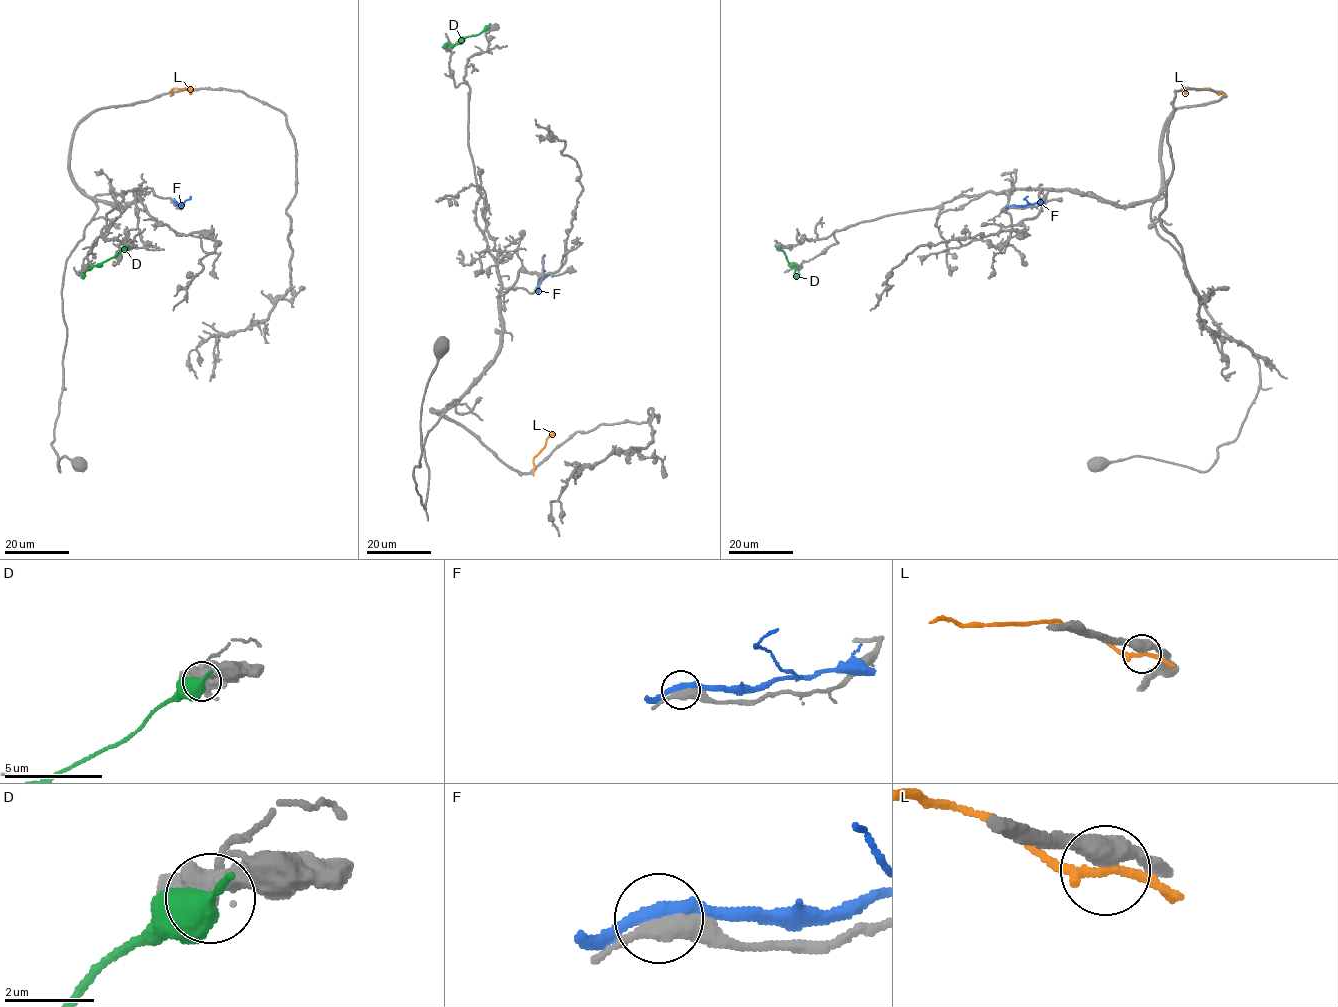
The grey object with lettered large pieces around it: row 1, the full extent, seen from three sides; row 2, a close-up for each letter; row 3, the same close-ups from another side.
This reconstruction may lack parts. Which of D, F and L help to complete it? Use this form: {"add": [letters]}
{"add": []}

